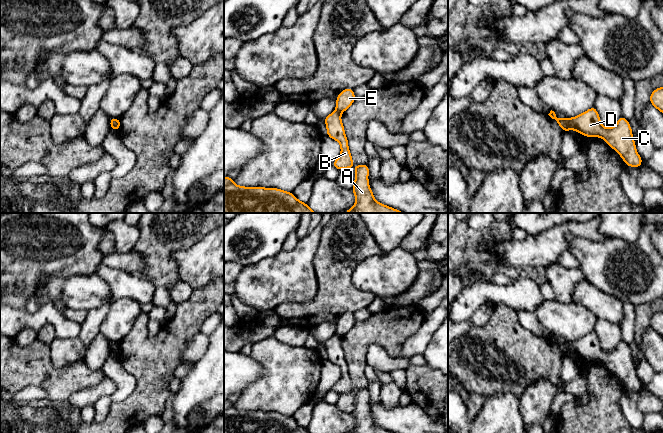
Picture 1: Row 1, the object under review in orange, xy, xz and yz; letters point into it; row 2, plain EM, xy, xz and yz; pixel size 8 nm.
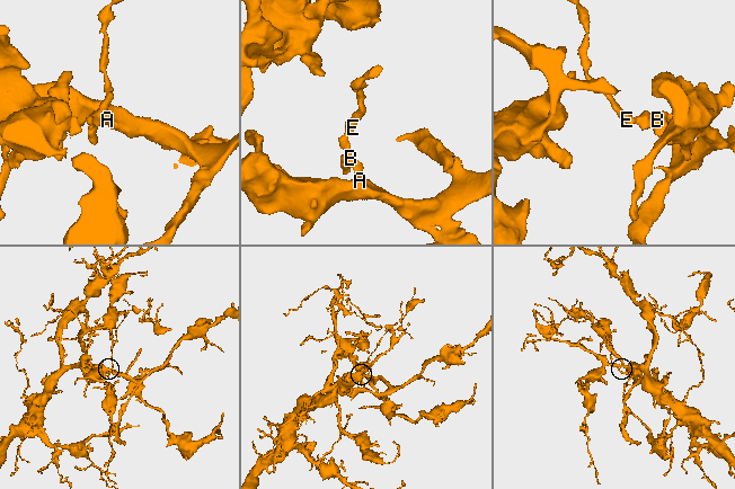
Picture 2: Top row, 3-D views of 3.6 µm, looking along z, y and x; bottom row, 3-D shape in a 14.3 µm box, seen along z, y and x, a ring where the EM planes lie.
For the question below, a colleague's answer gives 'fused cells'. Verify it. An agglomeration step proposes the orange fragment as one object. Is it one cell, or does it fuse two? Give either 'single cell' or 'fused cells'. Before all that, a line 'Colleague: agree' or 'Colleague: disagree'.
Colleague: agree
fused cells

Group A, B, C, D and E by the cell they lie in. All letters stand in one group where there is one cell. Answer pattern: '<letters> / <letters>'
A B C D / E

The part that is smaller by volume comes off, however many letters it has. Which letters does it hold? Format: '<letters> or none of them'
E

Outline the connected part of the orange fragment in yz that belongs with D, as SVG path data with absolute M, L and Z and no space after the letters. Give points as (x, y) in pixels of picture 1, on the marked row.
M595 107L570 118L573 130L587 137L601 137L613 148L630 167L640 167L643 160L636 151L636 144L632 136L632 129L628 120L621 116L612 128L605 128L600 122Z

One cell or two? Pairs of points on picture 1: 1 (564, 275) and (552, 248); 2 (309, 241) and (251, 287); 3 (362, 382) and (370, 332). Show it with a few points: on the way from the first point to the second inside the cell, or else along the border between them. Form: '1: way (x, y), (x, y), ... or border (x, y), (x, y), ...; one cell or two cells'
1: border (556, 260), (546, 267); two cells
2: way (298, 257), (275, 280), (267, 284); one cell
3: way (357, 370), (358, 344); one cell

